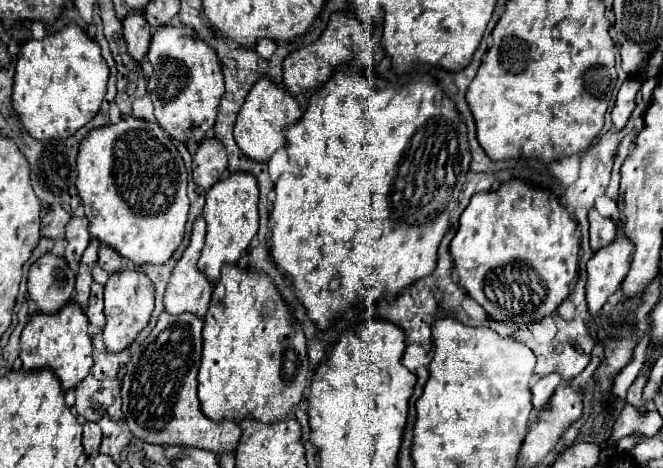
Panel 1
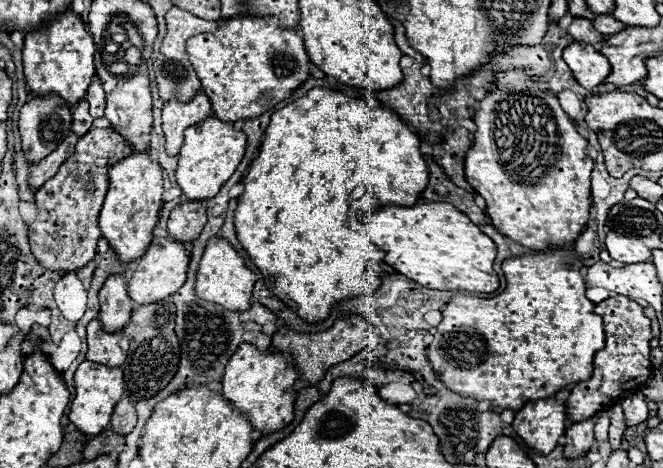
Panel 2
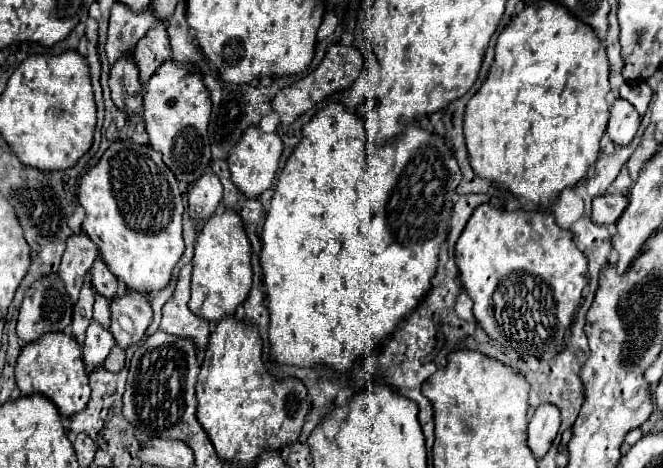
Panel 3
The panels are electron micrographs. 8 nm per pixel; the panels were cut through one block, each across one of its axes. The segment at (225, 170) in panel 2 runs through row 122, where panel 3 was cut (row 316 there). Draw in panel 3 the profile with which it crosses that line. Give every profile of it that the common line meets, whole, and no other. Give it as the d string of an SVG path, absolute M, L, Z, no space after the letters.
M234 212L214 214L204 228L198 232L194 250L194 270L192 270L192 298L188 302L196 316L216 324L226 316L232 316L236 308L248 298L252 288L252 266L250 266L250 242L242 228L240 216Z

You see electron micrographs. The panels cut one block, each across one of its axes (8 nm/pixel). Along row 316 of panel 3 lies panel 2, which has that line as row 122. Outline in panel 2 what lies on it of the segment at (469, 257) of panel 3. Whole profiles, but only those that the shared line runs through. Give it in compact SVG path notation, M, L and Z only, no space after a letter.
M518 70L498 76L496 90L490 92L490 94L486 94L486 98L480 102L480 110L474 114L474 122L476 122L478 130L474 132L474 144L472 144L472 148L468 150L468 154L466 154L466 180L468 180L468 184L476 190L476 194L480 194L480 196L486 200L486 206L488 206L486 212L488 212L488 216L490 216L490 220L492 220L492 226L494 226L500 234L512 238L514 242L518 242L518 244L522 244L522 246L526 246L526 248L530 248L530 250L540 250L540 252L544 252L544 250L548 250L550 246L556 246L556 248L558 248L558 246L572 246L572 244L578 240L578 236L582 234L582 230L586 228L586 224L588 224L588 220L590 220L590 204L592 204L592 202L590 202L590 172L592 172L594 162L592 162L592 158L586 156L586 144L588 144L588 142L578 134L574 122L572 122L572 120L566 116L566 112L560 108L558 98L546 94L544 90L540 90L540 88L536 88L536 86L532 86L534 82L536 82L536 80L526 78L526 74L524 74L524 72L518 72Z

